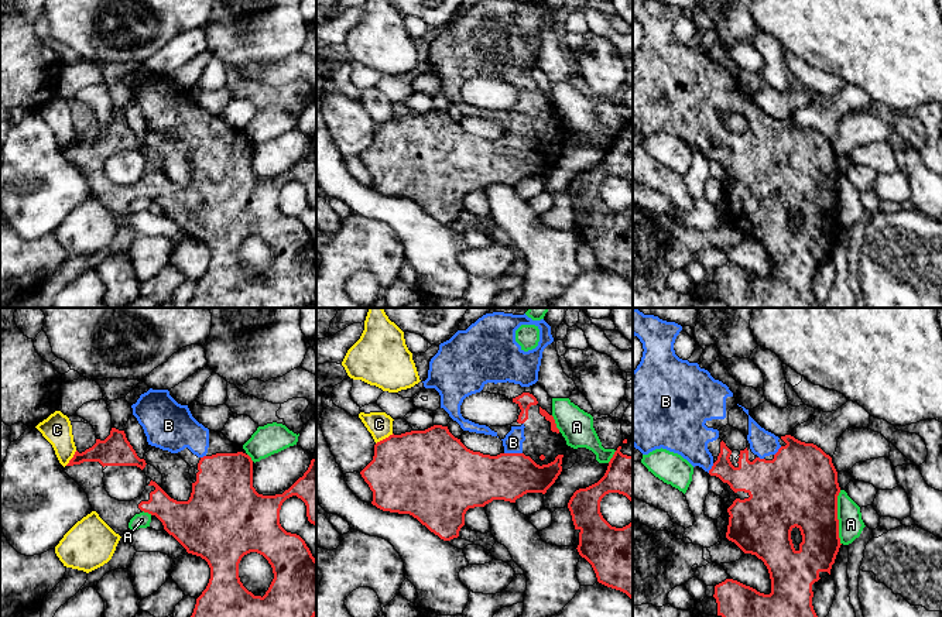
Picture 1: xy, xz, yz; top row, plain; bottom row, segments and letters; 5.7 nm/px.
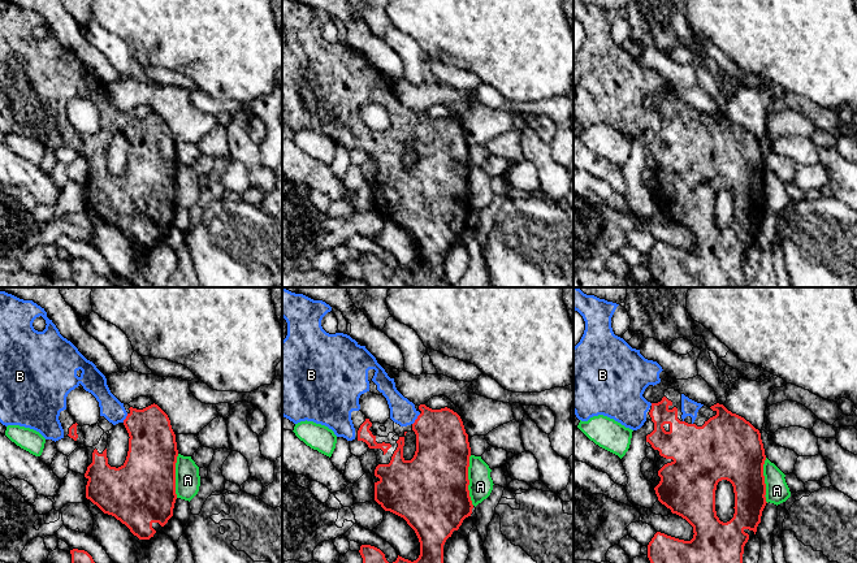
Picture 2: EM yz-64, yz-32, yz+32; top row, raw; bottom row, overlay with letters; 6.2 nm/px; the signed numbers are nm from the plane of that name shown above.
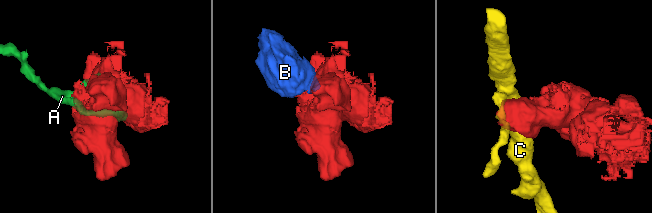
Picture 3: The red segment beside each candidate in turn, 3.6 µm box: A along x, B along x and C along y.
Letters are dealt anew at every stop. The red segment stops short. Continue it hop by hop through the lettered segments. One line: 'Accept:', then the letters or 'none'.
Accept: B

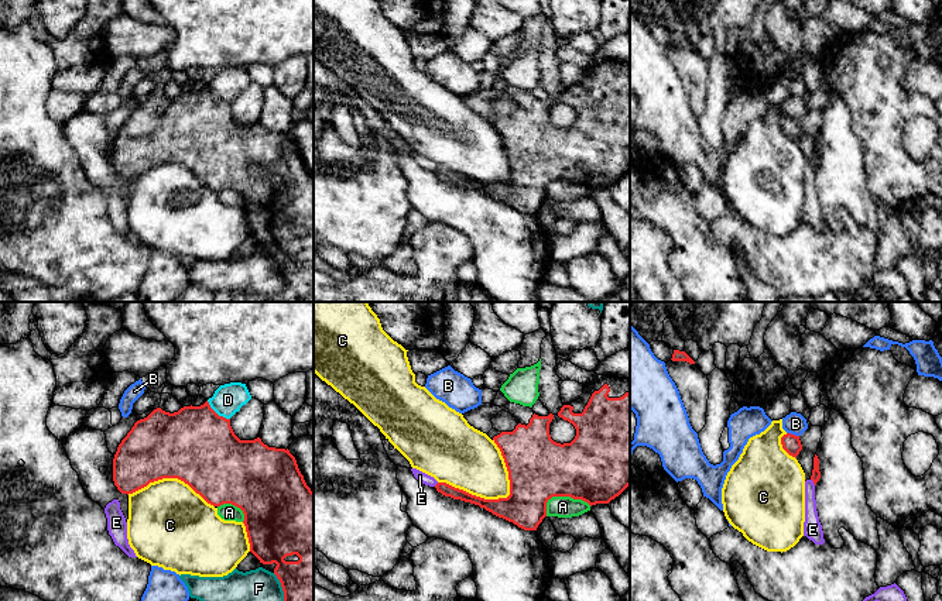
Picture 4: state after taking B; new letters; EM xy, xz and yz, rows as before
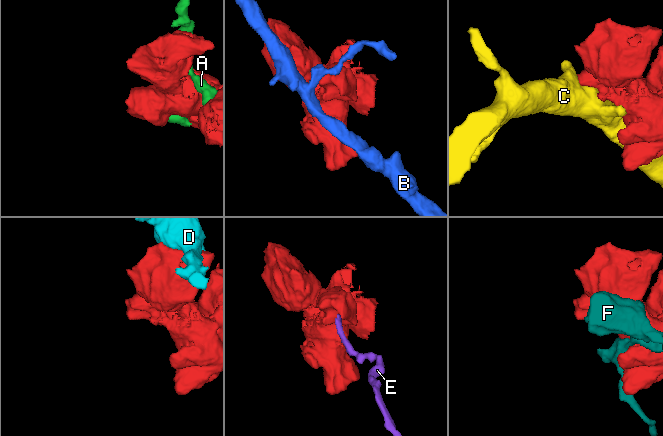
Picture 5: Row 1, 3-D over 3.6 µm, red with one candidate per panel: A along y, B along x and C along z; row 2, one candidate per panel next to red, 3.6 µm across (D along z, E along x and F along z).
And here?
Accept: none

